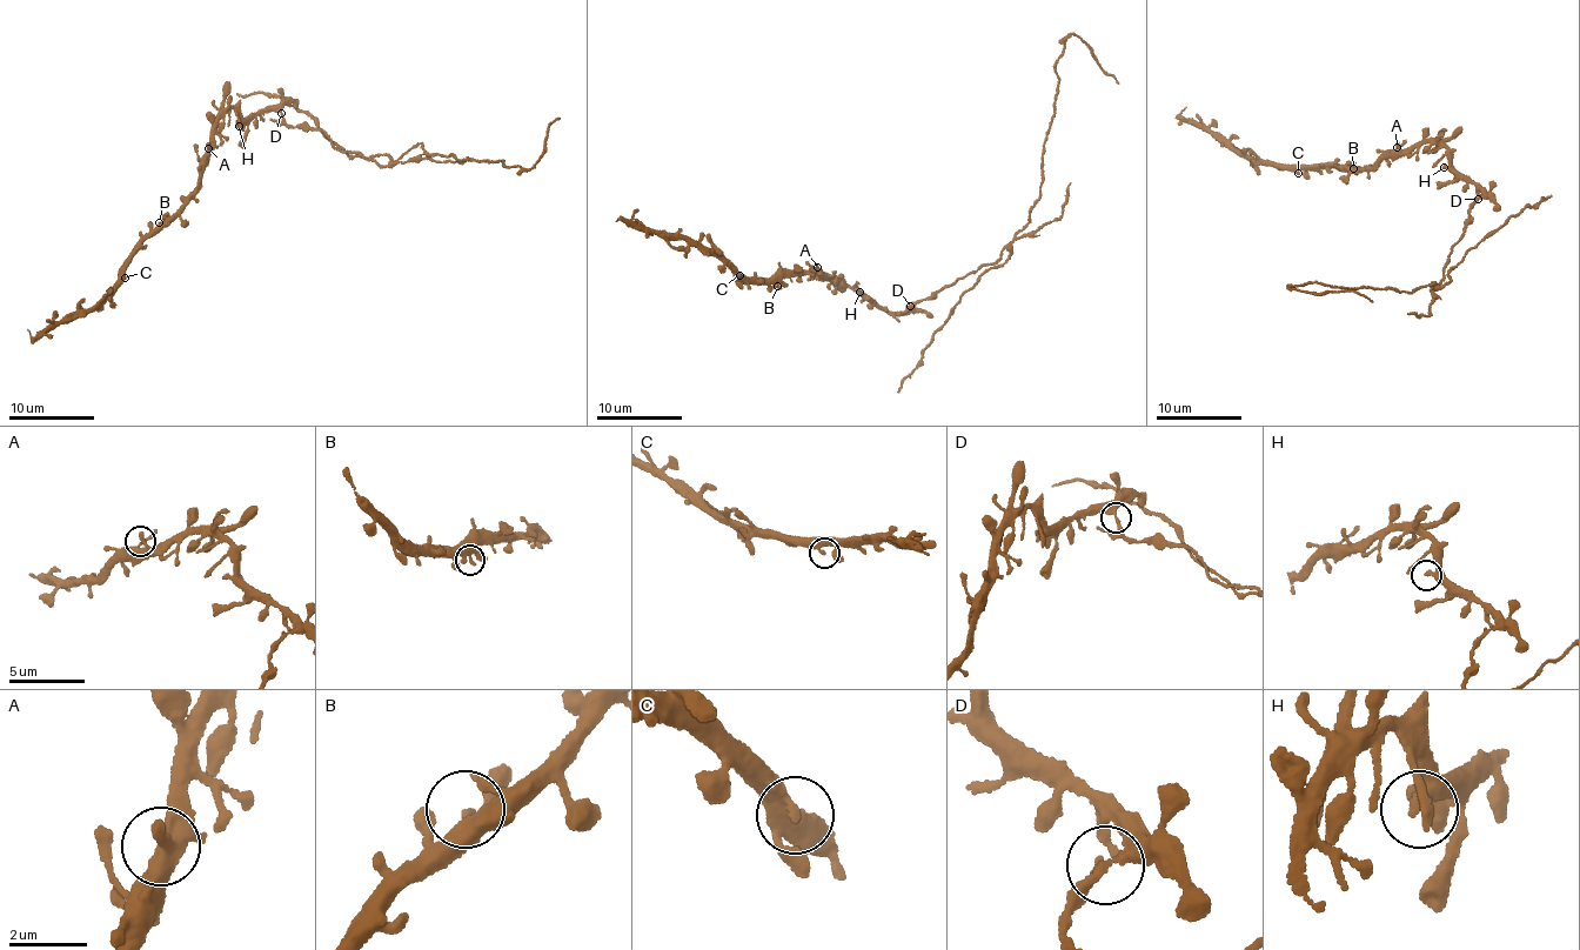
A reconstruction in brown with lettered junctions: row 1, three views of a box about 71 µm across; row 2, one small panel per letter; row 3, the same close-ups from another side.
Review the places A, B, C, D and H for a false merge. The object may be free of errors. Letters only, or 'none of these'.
D

